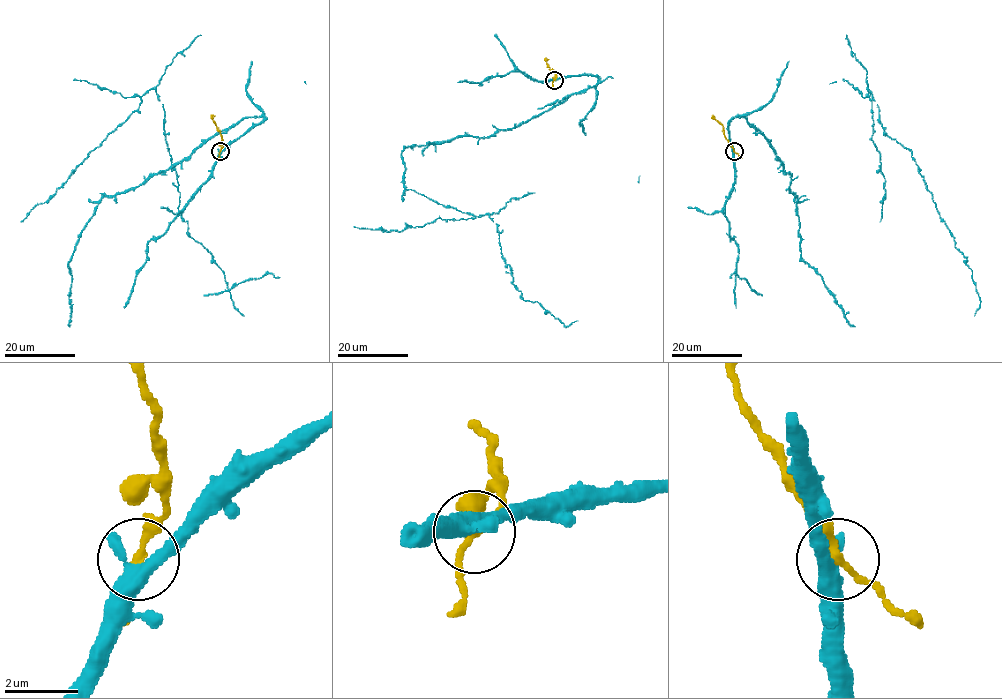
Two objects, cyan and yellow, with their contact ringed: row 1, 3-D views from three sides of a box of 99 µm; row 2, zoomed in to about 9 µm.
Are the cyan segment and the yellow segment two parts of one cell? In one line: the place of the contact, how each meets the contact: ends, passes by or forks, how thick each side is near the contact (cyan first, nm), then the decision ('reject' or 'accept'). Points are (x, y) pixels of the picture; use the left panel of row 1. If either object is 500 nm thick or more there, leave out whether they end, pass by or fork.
(220, 151) | cyan forks | yellow passes by | 360/200 nm | accept

